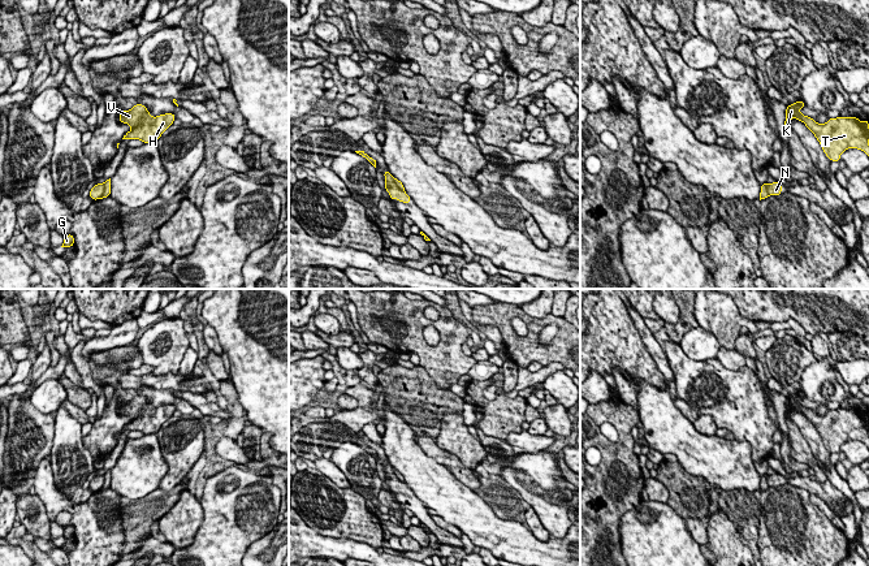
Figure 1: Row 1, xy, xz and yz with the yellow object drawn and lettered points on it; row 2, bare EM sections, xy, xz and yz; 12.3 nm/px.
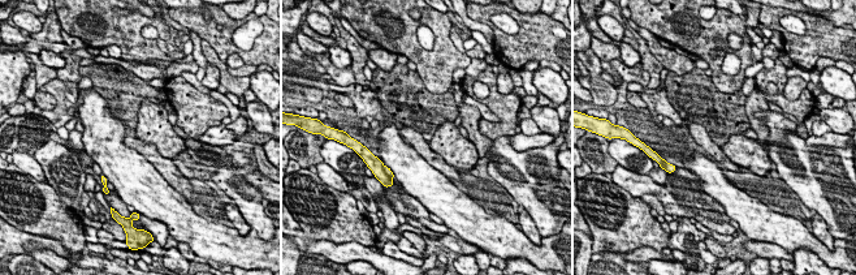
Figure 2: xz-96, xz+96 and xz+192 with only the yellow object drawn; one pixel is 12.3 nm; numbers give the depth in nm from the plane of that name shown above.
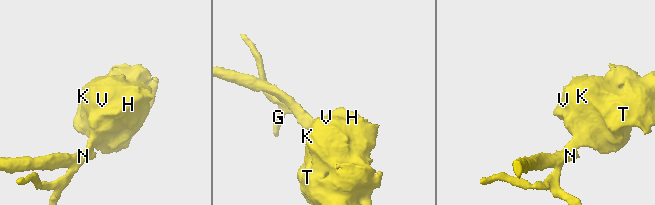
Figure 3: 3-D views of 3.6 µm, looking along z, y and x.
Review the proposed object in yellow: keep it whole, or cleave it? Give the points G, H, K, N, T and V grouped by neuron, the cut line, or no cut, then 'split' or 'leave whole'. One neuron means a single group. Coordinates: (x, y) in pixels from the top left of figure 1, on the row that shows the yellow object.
G H K T V / N; cut in xy along (103, 184), (103, 194), (99, 198); split

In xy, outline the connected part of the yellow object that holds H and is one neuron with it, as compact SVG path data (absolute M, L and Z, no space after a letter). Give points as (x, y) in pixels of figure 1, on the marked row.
M135 104L130 111L121 111L118 121L133 128L122 139L140 139L143 143L156 143L176 120L174 113L164 113L156 117L150 115L143 104Z

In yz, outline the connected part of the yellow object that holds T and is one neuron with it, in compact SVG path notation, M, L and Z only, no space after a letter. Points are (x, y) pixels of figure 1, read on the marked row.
M800 99L786 107L784 126L790 128L790 120L796 118L814 134L823 154L830 161L840 161L840 155L848 148L857 148L869 156L869 121L860 121L859 117L829 118L826 124L818 124L812 117L800 113L807 107Z

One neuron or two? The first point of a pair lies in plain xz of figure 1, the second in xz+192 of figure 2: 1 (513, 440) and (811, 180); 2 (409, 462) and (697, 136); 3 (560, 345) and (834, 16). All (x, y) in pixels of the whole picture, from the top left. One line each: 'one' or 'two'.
1: two
2: two
3: two

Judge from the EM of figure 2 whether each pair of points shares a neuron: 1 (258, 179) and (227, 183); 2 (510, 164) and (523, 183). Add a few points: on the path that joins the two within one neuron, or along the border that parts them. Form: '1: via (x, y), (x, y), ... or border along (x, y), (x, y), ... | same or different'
1: border along (240, 176), (243, 181), (250, 183), (263, 198) | different
2: via (514, 168), (523, 179) | same

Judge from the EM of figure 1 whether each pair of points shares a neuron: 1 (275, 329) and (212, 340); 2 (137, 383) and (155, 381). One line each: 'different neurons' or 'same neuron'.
1: different neurons
2: same neuron

